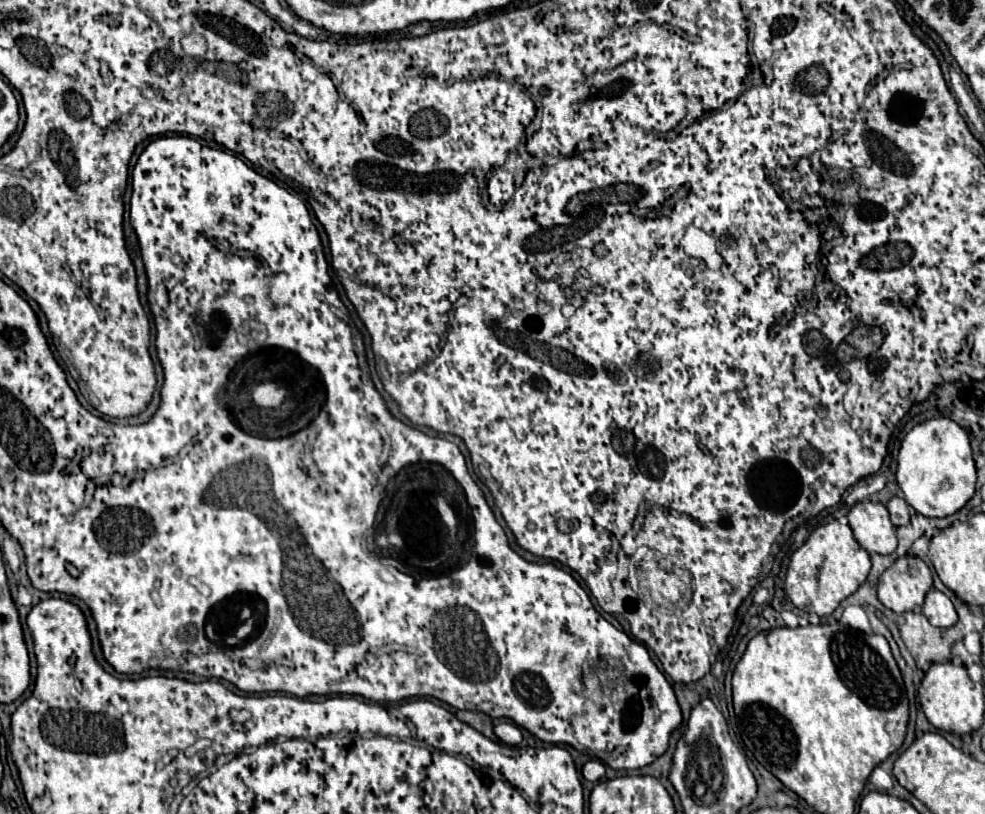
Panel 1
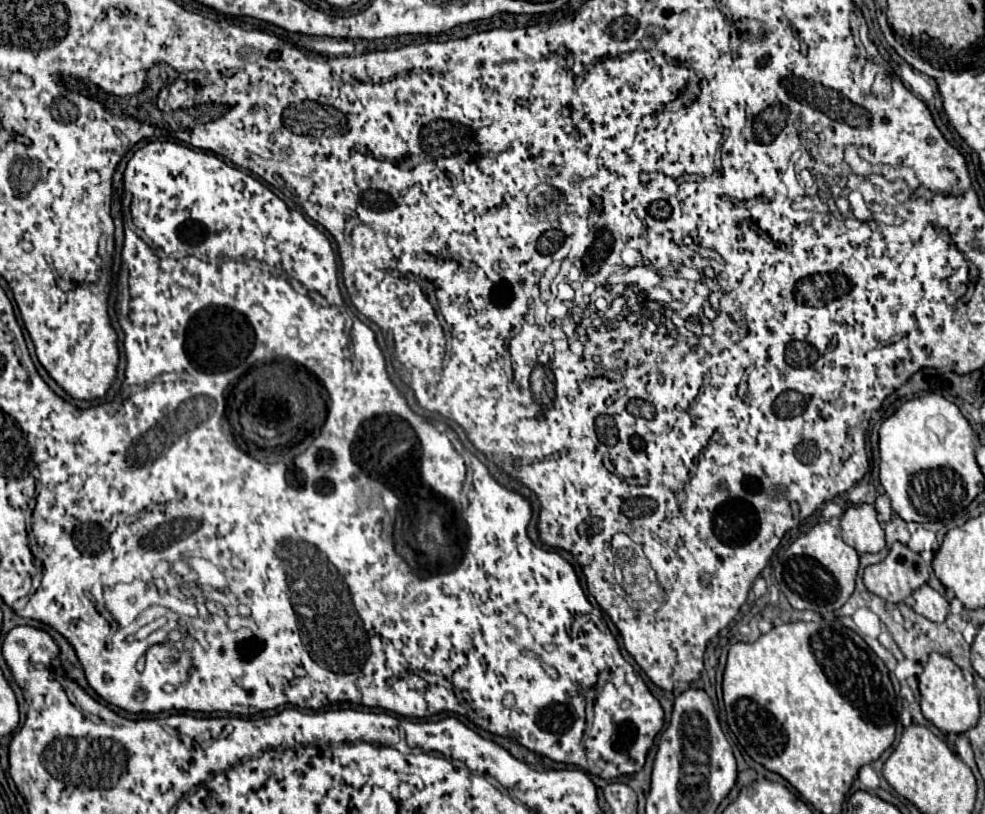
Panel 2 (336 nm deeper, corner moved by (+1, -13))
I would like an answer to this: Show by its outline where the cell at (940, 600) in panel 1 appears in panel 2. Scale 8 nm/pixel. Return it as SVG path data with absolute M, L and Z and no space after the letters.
M922 585L918 587L914 593L914 611L924 615L926 619L934 621L934 623L942 623L948 615L948 601L934 591L930 585Z

